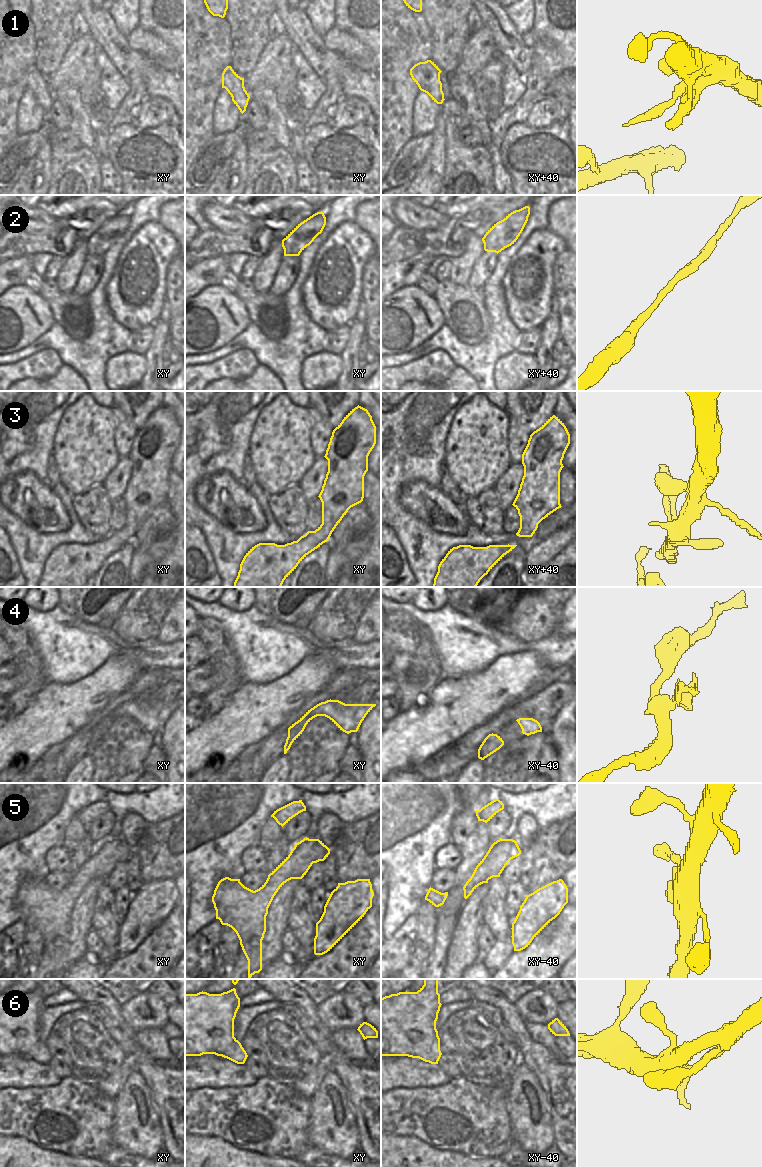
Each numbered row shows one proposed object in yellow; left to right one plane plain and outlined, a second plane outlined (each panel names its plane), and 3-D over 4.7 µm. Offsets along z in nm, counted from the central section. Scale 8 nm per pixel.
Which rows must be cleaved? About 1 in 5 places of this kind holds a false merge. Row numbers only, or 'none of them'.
1

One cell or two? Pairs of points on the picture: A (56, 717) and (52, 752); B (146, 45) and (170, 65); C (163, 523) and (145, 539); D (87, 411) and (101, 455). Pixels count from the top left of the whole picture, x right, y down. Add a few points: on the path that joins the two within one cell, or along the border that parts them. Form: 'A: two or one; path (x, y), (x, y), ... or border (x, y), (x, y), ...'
A: two; border (64, 741), (53, 744), (41, 757)
B: one; path (152, 46), (165, 59)
C: one; path (159, 525), (149, 535)
D: one; path (87, 422), (87, 441), (90, 444)

